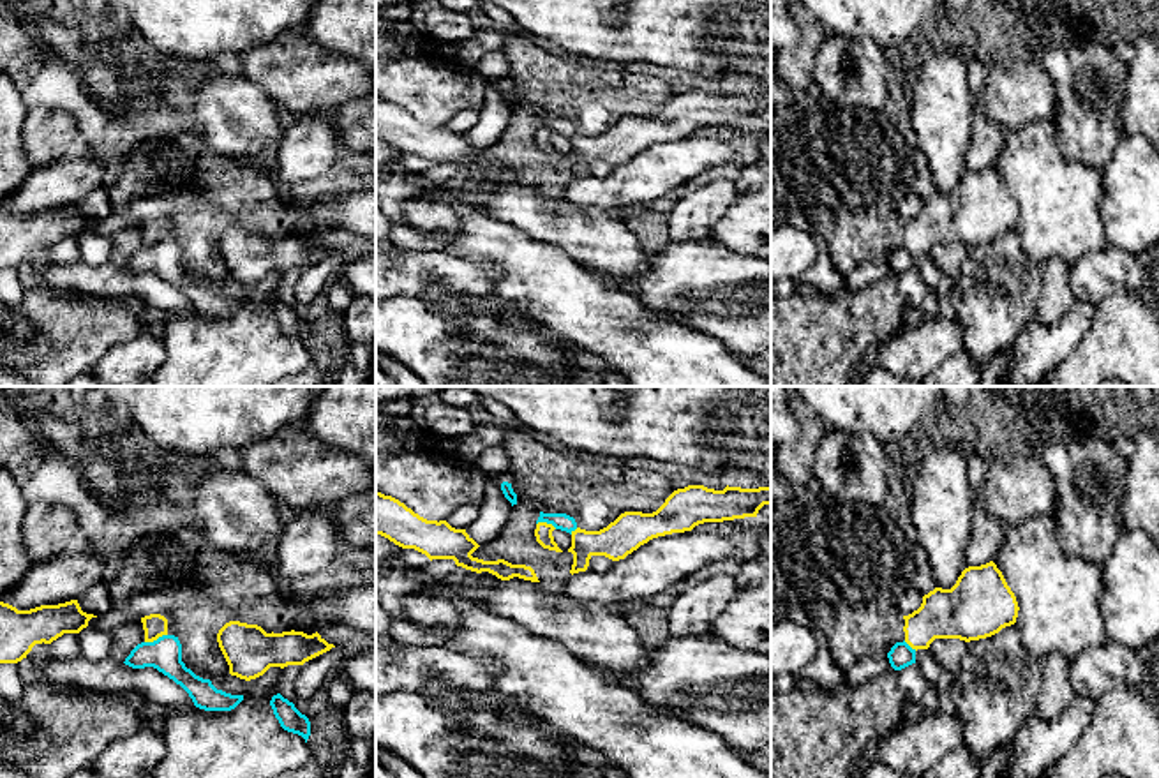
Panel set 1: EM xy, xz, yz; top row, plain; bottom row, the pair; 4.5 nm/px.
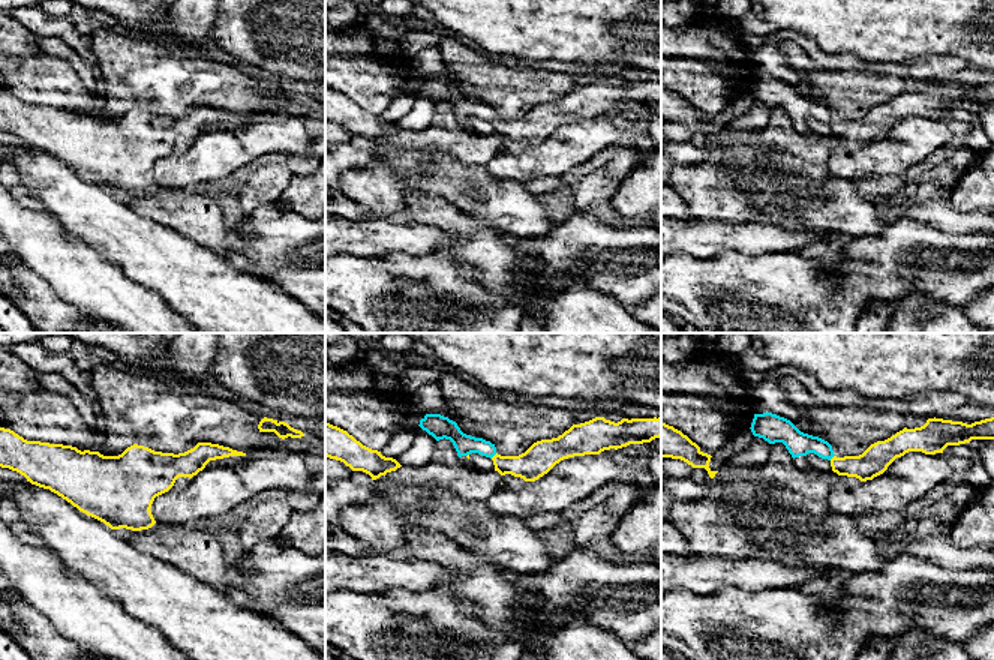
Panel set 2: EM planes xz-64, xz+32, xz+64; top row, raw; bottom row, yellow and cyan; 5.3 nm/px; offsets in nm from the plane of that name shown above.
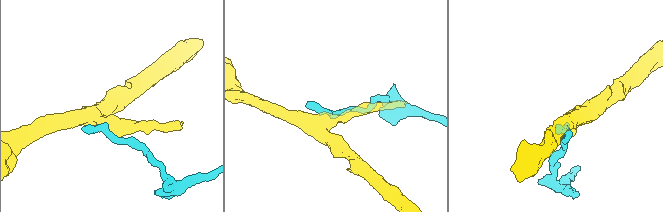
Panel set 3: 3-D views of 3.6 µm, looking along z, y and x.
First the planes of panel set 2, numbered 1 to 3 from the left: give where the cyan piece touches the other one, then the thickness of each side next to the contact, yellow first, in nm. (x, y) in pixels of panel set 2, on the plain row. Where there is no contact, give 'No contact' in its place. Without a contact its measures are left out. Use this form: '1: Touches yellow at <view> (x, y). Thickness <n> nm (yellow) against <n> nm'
1: No contact
2: Touches yellow at xz+32 (495, 119). Thickness 170 nm (yellow) against 110 nm
3: Touches yellow at xz+64 (832, 122). Thickness 160 nm (yellow) against 130 nm

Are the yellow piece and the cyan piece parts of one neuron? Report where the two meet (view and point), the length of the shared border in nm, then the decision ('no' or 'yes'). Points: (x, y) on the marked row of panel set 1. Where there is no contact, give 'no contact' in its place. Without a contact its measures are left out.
meets yellow in xy at (156, 639); contact 110 nm long; no

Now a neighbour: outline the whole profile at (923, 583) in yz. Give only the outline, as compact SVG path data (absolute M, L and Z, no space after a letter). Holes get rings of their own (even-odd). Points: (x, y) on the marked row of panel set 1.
M919 545L914 547L914 561L916 561L916 575L912 579L912 587L924 596L930 591L933 591L937 584L930 570L930 563L926 559L926 552Z

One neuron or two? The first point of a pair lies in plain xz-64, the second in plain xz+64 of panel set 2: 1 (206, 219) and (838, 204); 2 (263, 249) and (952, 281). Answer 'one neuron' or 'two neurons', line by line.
1: one neuron
2: one neuron

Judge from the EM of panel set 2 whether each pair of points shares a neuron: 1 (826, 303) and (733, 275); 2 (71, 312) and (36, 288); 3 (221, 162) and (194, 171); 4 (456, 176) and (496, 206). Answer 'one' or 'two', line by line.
1: one
2: one
3: one
4: one

